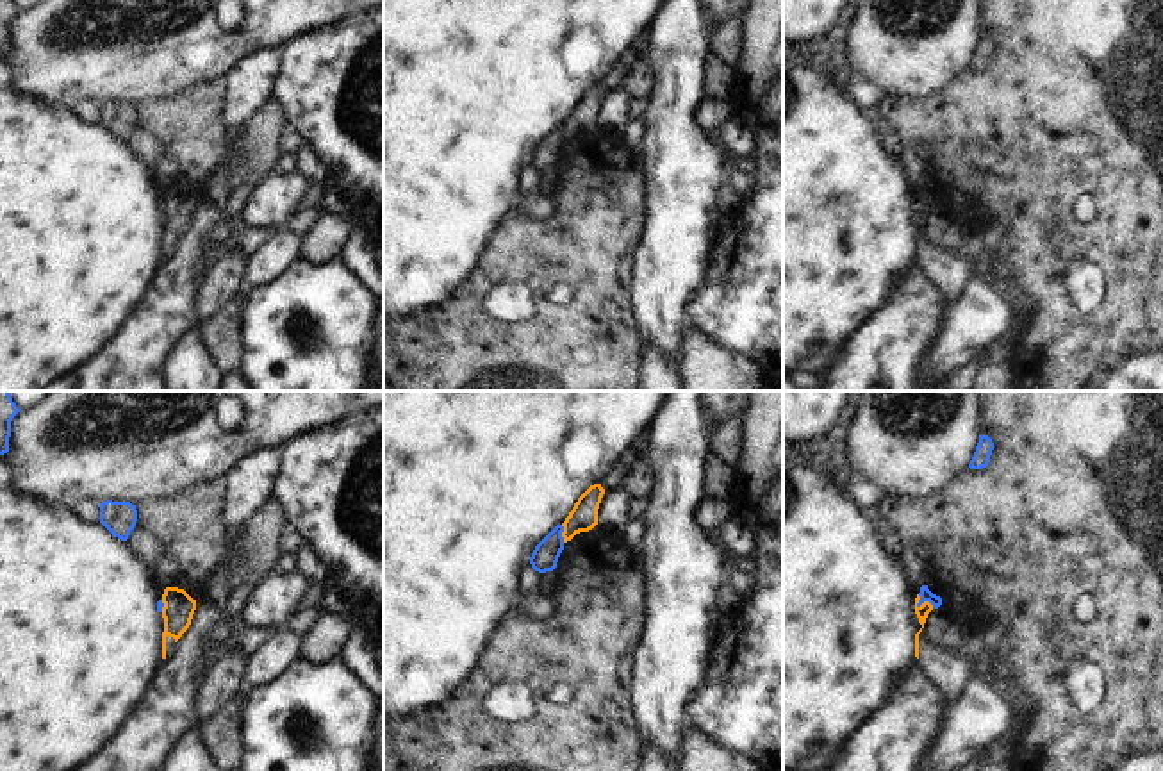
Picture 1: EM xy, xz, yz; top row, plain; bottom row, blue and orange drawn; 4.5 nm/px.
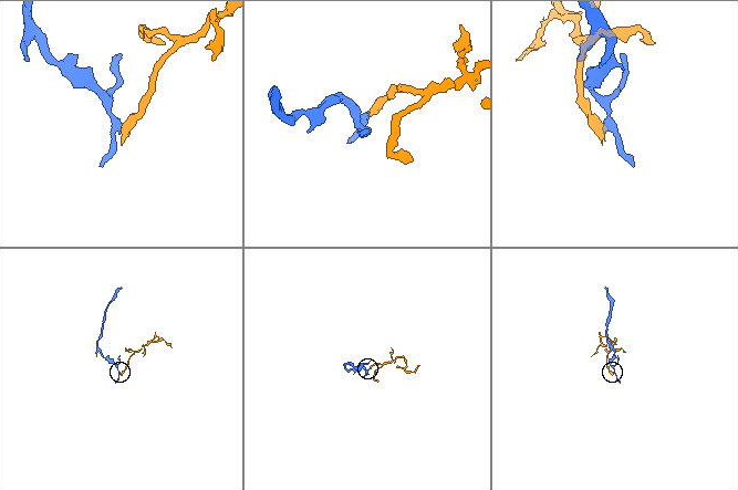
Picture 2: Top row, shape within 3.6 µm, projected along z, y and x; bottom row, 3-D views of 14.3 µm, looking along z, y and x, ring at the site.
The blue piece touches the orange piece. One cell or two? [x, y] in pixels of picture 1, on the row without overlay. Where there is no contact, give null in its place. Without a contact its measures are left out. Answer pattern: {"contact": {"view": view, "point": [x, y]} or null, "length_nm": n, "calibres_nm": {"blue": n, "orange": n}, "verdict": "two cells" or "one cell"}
{"contact": {"view": "yz", "point": [923, 202]}, "length_nm": 100, "calibres_nm": {"blue": 60, "orange": 60}, "verdict": "two cells"}

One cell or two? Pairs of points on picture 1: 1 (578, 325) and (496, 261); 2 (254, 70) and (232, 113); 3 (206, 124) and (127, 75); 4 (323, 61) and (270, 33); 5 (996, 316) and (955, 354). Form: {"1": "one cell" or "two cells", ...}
{"1": "one cell", "2": "one cell", "3": "two cells", "4": "two cells", "5": "one cell"}

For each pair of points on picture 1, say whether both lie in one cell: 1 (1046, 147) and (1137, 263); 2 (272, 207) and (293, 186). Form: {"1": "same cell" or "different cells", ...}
{"1": "same cell", "2": "same cell"}

